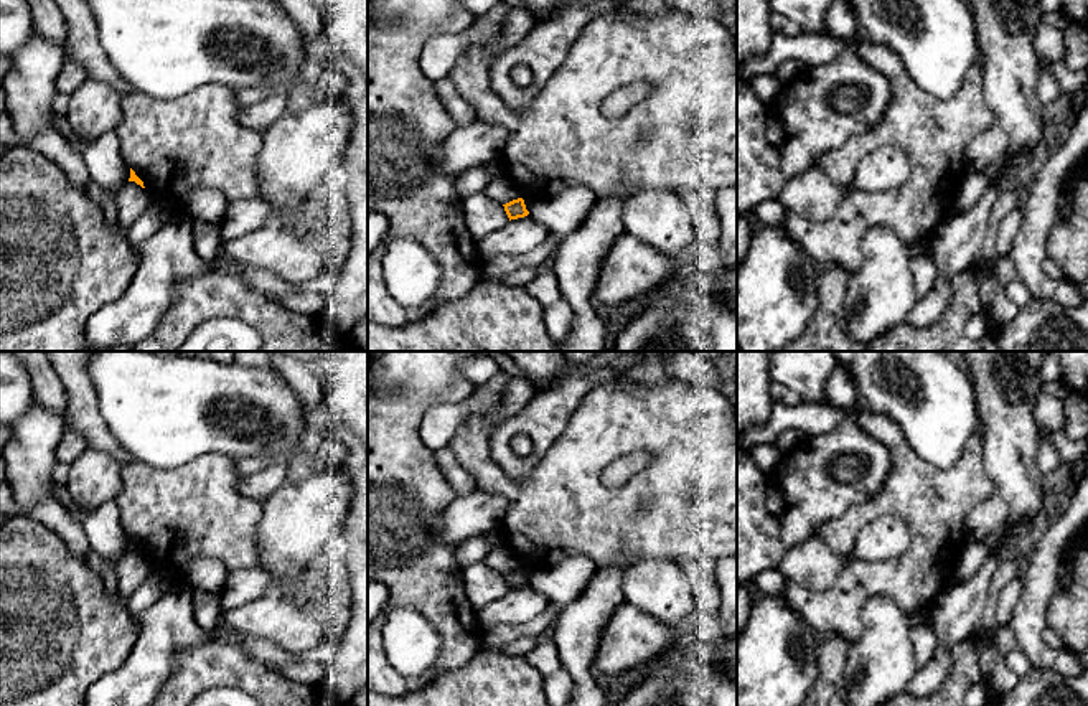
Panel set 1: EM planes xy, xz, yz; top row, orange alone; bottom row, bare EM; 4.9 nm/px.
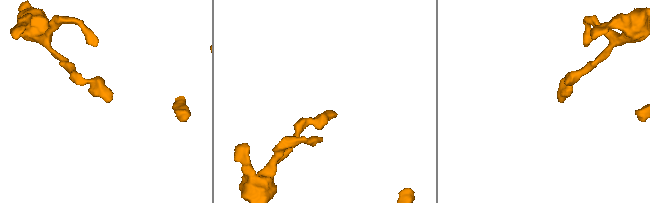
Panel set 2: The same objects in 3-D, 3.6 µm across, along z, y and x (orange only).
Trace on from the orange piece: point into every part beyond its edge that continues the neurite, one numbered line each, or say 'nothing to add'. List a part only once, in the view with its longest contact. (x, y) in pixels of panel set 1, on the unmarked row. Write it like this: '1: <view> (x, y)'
nothing to add

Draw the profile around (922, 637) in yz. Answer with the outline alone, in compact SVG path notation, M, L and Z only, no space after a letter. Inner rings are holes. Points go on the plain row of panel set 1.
M933 624L912 627L913 661L917 670L926 665L935 650Z

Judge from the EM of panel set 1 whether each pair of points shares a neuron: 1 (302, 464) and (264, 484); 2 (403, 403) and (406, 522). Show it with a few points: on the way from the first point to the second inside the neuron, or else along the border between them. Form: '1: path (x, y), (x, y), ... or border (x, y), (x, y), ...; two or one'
1: border (284, 464), (287, 480); two
2: path (403, 433), (403, 492); one

